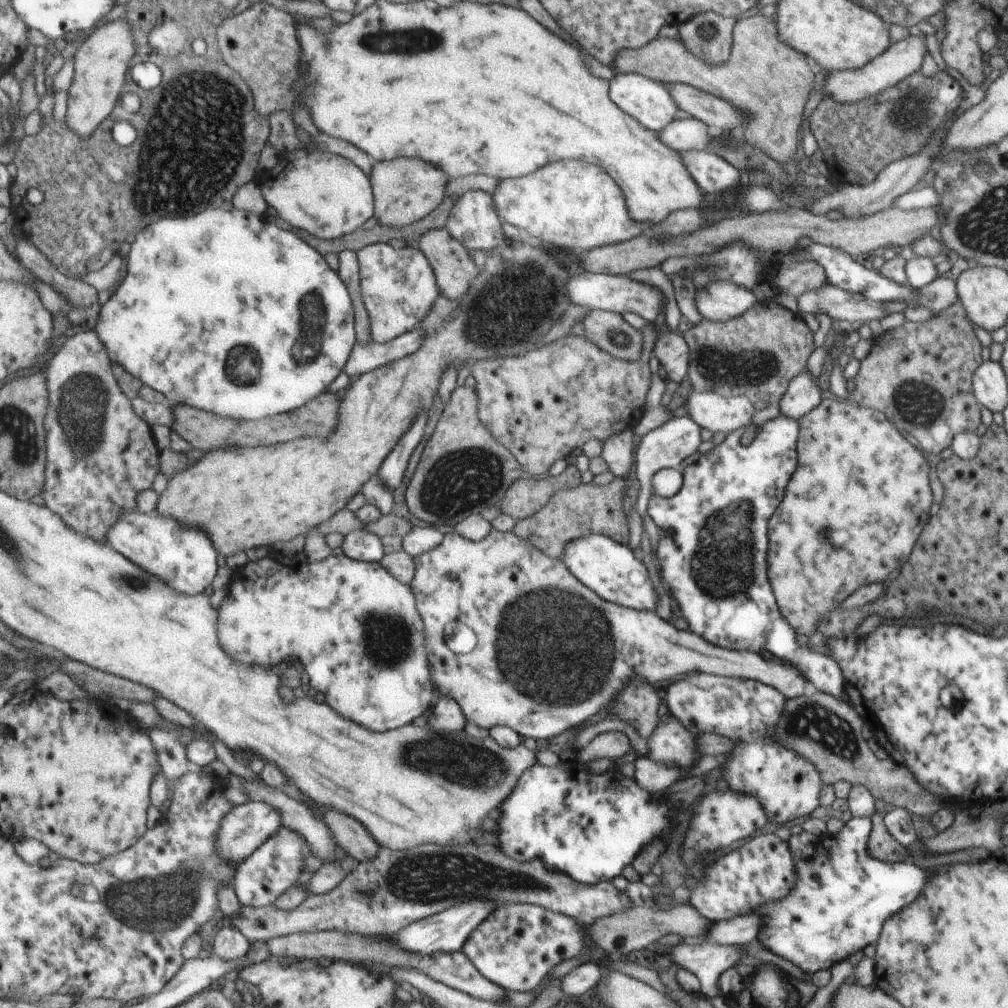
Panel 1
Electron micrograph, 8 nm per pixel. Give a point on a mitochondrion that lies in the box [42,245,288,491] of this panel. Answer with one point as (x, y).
(83, 406)

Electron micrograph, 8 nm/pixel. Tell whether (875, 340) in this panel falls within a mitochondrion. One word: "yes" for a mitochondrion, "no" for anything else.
no

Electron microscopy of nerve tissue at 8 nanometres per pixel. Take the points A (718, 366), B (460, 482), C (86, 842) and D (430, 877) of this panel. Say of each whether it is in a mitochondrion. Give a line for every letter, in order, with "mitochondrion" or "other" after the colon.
A: mitochondrion
B: mitochondrion
C: other
D: mitochondrion

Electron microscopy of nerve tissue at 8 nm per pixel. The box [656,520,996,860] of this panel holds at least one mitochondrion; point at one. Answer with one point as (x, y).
(815, 724)

